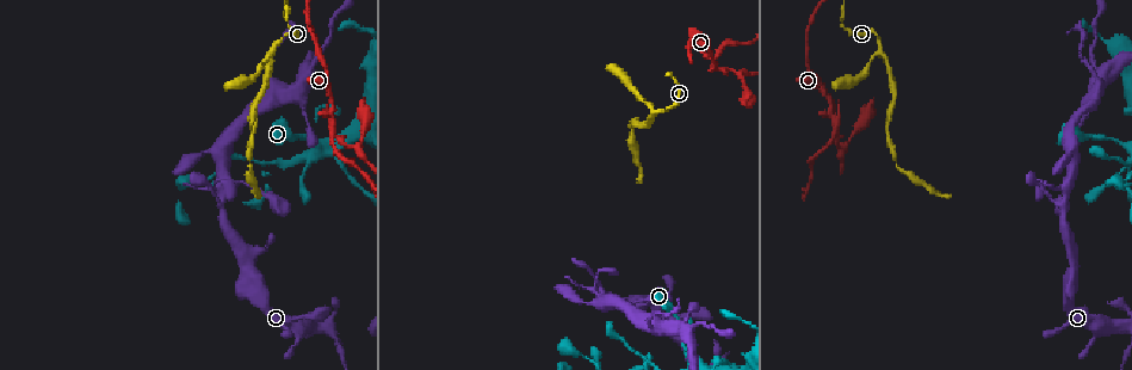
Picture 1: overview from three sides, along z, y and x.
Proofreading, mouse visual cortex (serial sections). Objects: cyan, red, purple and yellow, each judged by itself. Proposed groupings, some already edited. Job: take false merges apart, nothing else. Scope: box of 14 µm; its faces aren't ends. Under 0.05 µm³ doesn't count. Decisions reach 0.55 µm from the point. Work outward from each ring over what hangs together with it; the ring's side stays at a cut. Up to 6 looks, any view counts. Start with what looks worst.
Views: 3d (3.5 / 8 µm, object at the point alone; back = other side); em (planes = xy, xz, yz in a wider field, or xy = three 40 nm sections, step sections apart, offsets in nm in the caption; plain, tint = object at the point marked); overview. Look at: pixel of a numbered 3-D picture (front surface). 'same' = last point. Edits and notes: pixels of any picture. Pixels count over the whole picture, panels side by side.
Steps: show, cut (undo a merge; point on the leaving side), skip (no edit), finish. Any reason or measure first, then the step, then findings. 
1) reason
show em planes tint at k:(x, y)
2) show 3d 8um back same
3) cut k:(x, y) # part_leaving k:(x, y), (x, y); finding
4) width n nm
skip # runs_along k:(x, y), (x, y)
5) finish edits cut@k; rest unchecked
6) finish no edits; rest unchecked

three-way junction
show 3d 3.5um at 1:(331, 129)

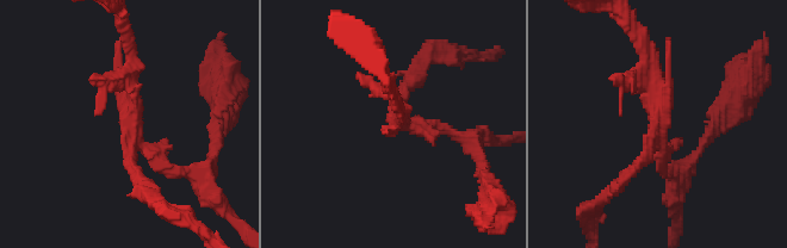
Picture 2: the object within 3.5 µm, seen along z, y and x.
arms 3; arm_widths 150, 150, 200 nm; now the EM
show em xy step 2 tint at 2:(132, 126)

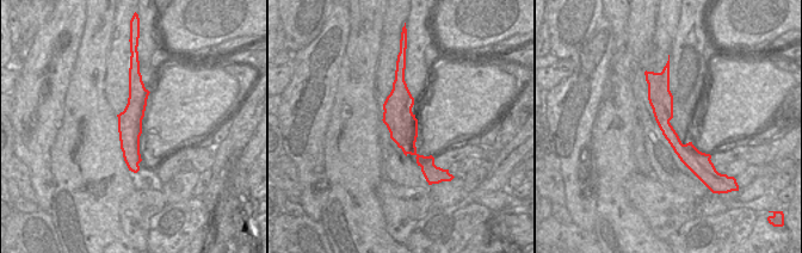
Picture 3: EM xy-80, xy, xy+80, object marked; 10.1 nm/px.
cut 2:(99, 107) # part_leaving 2:(132, 69), (136, 138), (177, 168); two cells meet here

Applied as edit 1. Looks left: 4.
see it whole again
show overview

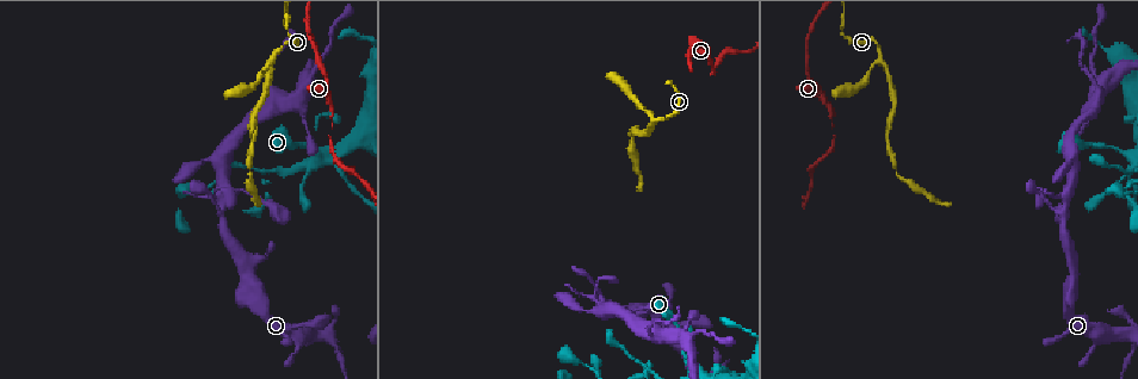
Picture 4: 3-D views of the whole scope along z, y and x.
branch point
show 3d 3.5um back at 4:(655, 122)

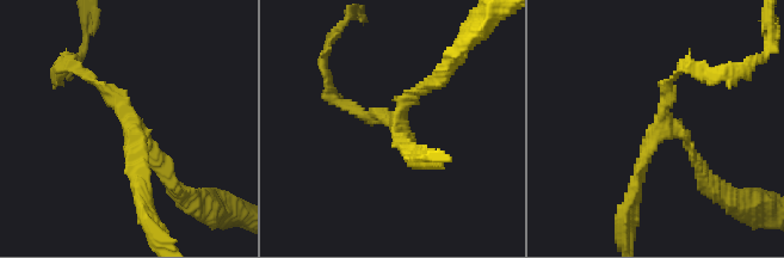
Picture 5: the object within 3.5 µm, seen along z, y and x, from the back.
arms 3; arm_widths 100, 150, 200 nm
show em planes tint at 5:(663, 125)

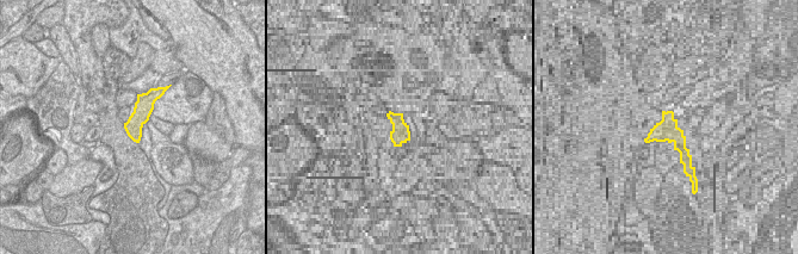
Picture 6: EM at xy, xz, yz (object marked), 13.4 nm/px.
cut it another way
show em xy step 3 tint same

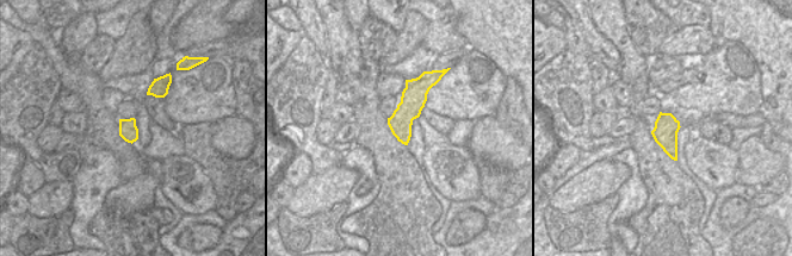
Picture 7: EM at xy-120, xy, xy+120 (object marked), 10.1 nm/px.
skip # runs_along 5:(79, 68), (130, 120), (141, 197); continuous, no second cell

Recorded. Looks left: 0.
finish edits cut@2; rest unchecked

